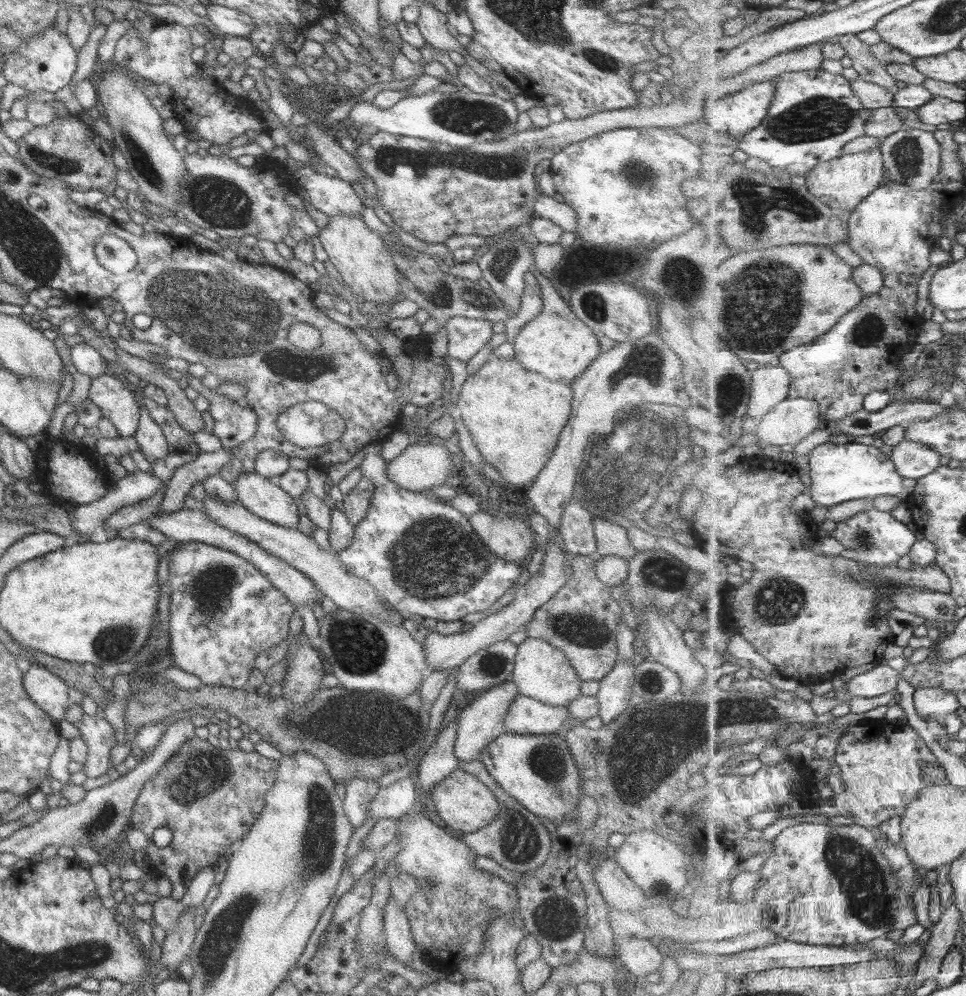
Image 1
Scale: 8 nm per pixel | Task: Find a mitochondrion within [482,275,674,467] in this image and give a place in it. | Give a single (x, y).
(646, 361)

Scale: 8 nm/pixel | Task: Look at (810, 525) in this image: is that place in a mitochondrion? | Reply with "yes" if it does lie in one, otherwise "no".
no

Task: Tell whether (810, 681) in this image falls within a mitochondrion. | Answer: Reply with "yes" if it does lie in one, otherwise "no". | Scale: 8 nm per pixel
no

